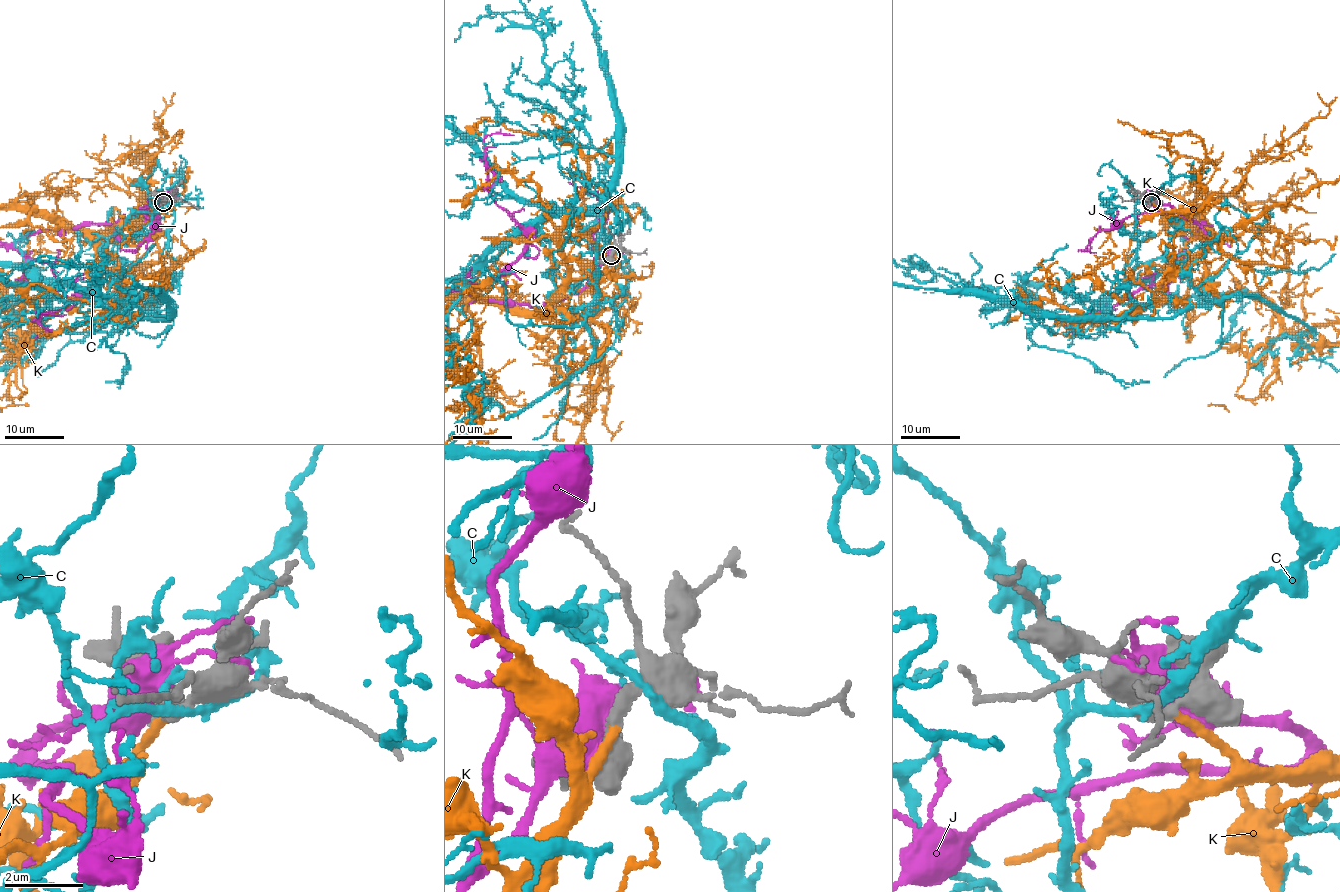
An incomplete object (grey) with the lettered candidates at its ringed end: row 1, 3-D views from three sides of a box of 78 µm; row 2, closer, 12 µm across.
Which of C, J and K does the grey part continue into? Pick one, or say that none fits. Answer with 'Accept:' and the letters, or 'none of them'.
Accept: K

